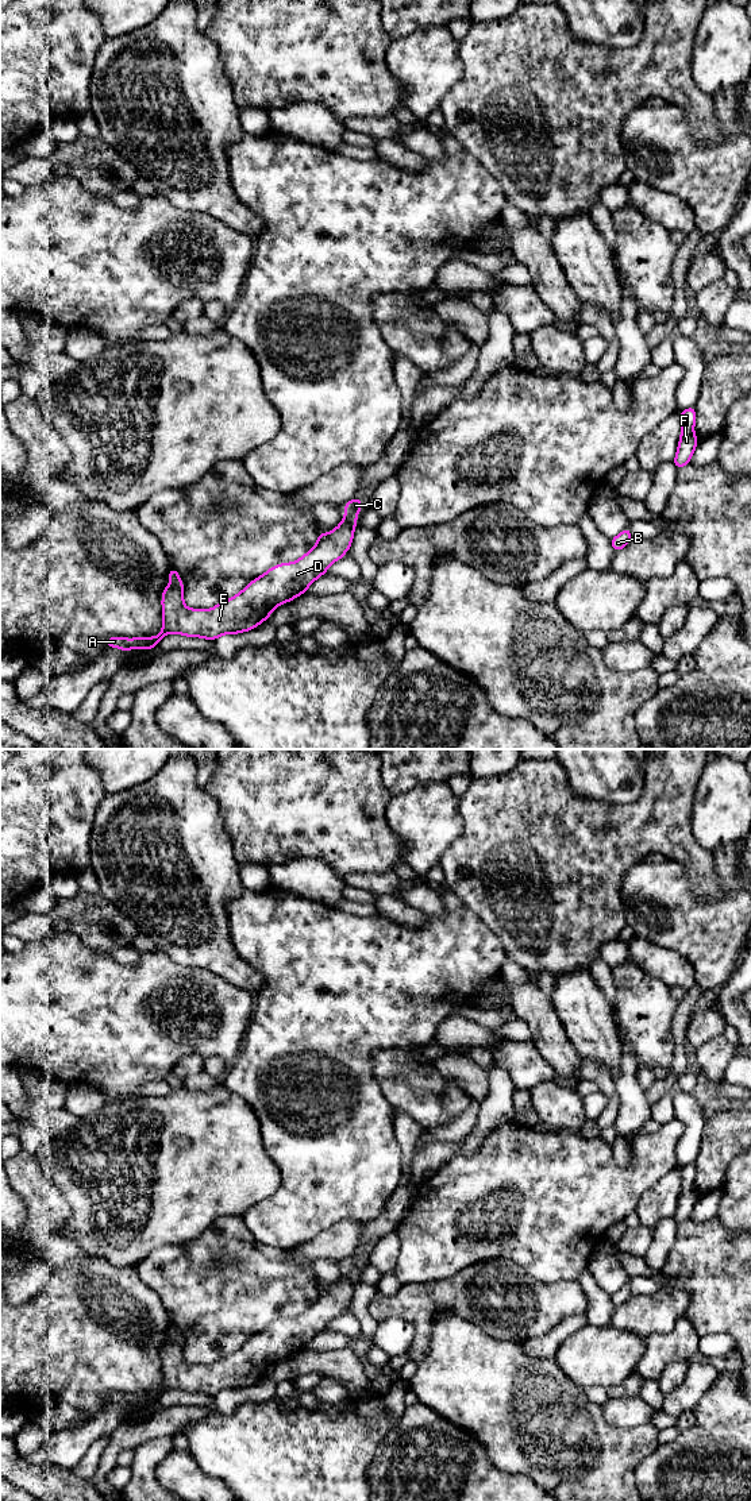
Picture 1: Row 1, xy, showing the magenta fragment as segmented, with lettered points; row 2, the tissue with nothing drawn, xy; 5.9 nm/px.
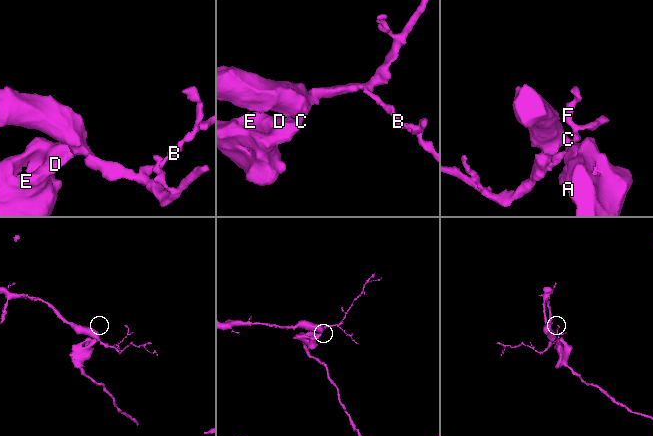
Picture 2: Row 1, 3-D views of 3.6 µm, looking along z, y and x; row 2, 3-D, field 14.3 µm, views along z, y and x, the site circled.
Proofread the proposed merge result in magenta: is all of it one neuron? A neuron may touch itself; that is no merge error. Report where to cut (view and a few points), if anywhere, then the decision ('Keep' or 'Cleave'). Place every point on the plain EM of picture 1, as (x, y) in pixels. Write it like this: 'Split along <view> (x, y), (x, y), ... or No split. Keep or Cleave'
Split along xy (345, 1273), (355, 1277). Cleave

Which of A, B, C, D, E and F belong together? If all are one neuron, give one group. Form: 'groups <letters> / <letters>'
groups A D E / B C F

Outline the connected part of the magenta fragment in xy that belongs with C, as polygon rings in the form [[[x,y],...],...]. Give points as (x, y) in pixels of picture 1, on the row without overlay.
[[[359,1254],[351,1255],[344,1259],[344,1274],[350,1277],[357,1277],[358,1269],[362,1263],[362,1257]]]

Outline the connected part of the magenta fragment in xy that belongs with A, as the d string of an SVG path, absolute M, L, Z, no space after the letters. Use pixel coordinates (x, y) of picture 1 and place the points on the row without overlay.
M343 1274L332 1288L319 1288L315 1303L304 1312L269 1324L239 1350L208 1366L184 1361L184 1340L172 1323L170 1338L161 1357L162 1388L155 1393L111 1393L105 1396L105 1402L120 1407L153 1405L169 1389L215 1397L222 1390L251 1386L267 1375L277 1362L304 1350L332 1319L344 1312L353 1299L355 1281L357 1277Z

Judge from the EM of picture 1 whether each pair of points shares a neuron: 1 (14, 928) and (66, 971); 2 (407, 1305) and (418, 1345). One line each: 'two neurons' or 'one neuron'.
1: two neurons
2: one neuron

